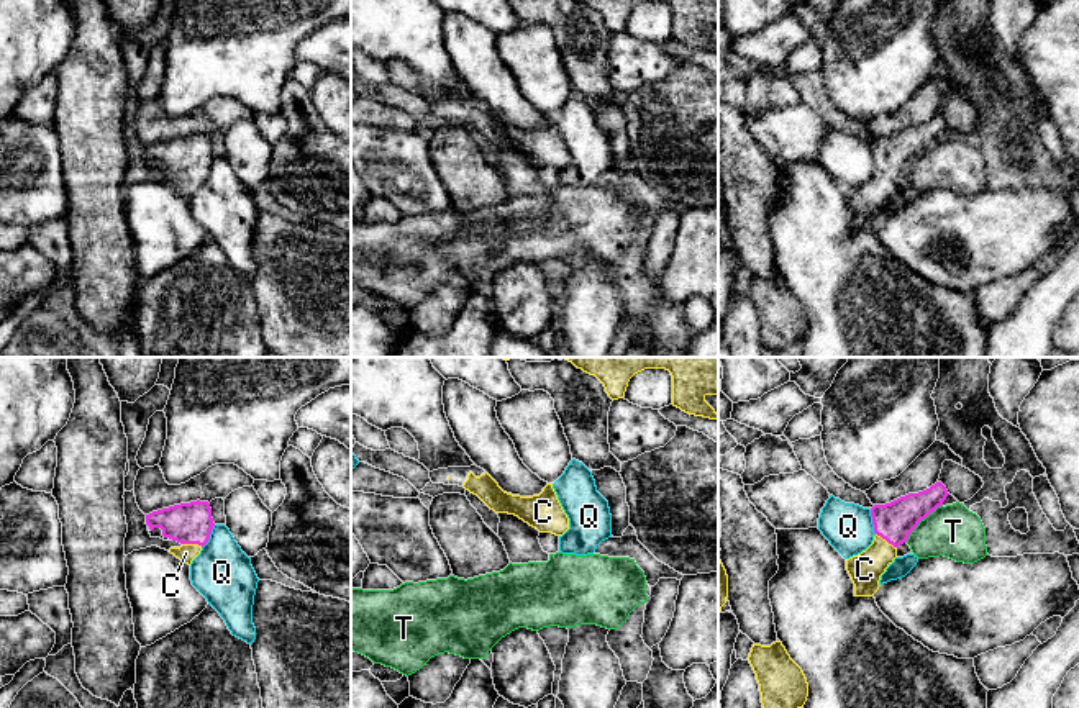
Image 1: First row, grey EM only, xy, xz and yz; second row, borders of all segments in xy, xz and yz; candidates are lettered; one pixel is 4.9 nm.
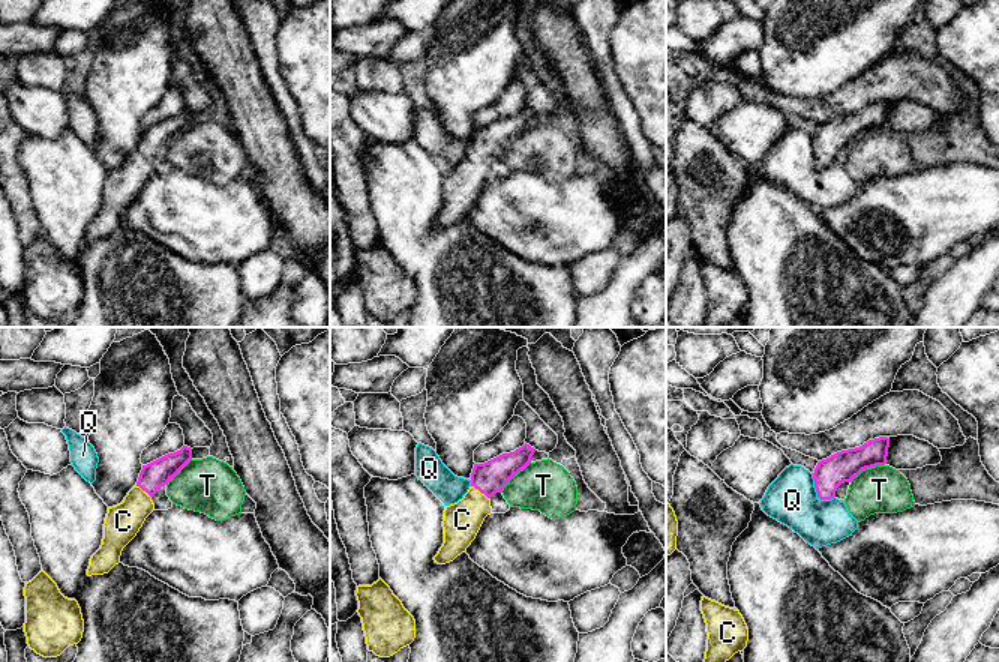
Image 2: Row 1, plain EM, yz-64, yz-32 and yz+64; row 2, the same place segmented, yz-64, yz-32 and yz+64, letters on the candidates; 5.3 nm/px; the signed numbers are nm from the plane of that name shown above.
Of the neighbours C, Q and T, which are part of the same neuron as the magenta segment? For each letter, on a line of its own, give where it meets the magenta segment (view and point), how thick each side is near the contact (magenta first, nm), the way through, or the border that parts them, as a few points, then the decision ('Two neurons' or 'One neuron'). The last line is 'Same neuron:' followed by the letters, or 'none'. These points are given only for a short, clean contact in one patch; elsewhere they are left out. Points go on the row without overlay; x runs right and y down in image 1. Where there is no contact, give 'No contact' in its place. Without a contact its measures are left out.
C: Touches magenta at yz (886, 172). Thickness 200 nm (magenta) against 160 nm. Path across: yz (894, 154), (886, 172), (884, 182), (865, 202). One neuron
Q: Touches magenta at yz (873, 154). Thickness 200 nm (magenta) against 240 nm. Boundary: yz (869, 143), (876, 166). Two neurons
T: Touches magenta at yz (920, 153). Thickness 200 nm (magenta) against 260 nm. Boundary: yz (942, 136), (919, 156), (905, 174). Two neurons
Same neuron: C

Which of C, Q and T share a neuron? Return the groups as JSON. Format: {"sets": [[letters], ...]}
{"sets": [["C"], ["Q"], ["T"]]}

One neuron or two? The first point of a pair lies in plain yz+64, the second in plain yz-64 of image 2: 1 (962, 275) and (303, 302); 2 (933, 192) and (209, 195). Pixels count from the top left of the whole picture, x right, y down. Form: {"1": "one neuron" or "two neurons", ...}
{"1": "two neurons", "2": "one neuron"}

